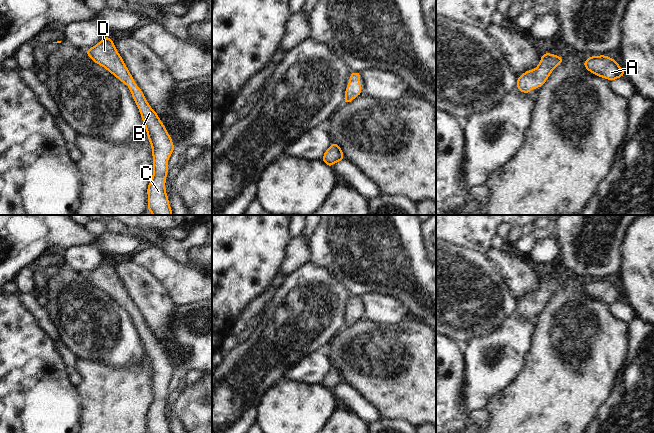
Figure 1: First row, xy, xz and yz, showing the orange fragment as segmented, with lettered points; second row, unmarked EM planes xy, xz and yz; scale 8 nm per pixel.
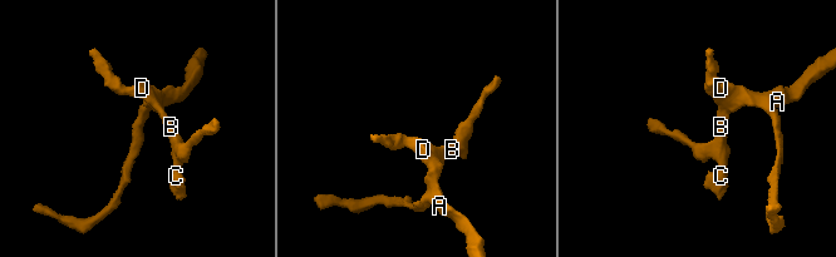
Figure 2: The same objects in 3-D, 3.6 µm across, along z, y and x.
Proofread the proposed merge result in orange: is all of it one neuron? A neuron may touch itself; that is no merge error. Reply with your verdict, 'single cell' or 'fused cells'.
single cell

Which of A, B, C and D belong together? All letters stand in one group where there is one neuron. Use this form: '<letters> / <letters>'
A B C D

